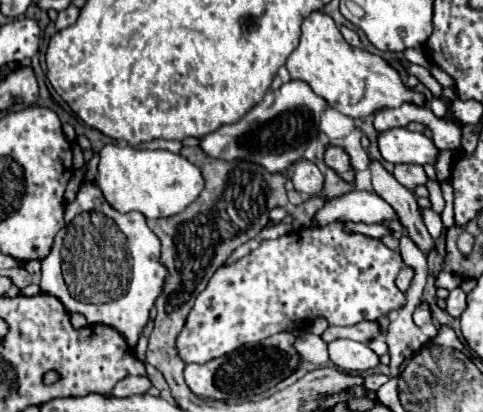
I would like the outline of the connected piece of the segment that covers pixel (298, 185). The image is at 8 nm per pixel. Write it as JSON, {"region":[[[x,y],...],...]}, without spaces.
{"region":[[[301,160],[295,164],[295,170],[293,170],[293,176],[291,176],[291,182],[295,186],[297,192],[305,192],[305,194],[319,194],[321,188],[323,188],[323,172],[319,170],[319,166],[315,162],[309,162],[309,160]]]}

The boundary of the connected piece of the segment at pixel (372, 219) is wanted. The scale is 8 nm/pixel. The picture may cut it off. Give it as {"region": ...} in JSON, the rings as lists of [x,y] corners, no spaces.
{"region":[[[351,190],[337,198],[327,198],[323,208],[317,210],[313,222],[327,226],[337,220],[363,222],[363,224],[381,224],[387,220],[397,220],[395,210],[375,192]]]}

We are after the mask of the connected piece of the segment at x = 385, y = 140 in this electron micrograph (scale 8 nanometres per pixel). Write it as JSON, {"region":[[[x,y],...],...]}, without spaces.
{"region":[[[393,128],[379,134],[379,150],[391,164],[435,164],[439,150],[423,132]]]}

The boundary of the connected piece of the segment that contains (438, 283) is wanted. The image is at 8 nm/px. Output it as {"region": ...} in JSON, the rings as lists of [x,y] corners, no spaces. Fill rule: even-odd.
{"region":[[[439,272],[437,278],[435,278],[435,288],[447,288],[447,290],[453,290],[461,284],[461,278],[455,276],[455,274],[449,274],[449,272]]]}

